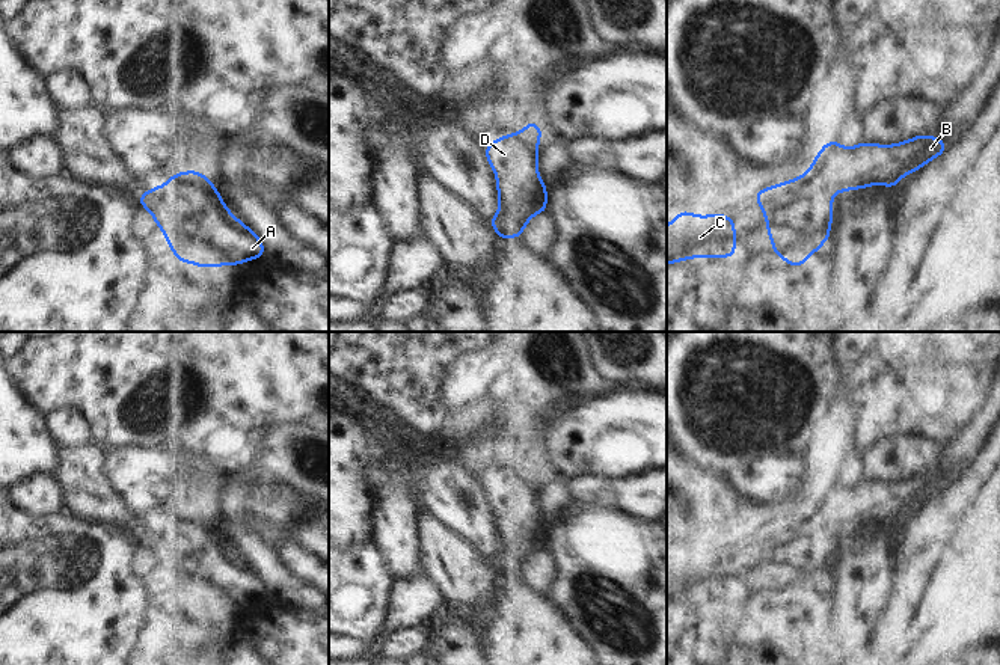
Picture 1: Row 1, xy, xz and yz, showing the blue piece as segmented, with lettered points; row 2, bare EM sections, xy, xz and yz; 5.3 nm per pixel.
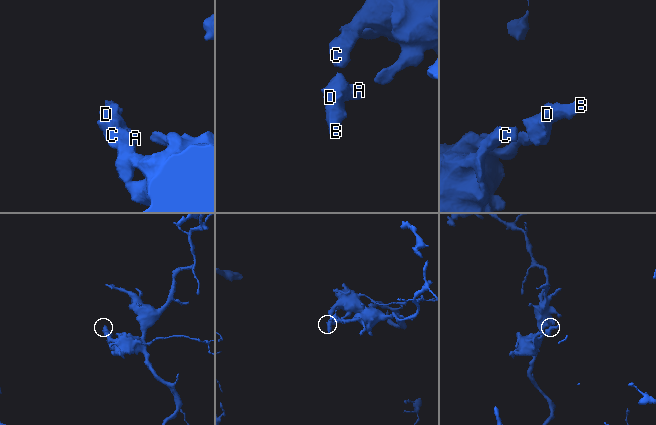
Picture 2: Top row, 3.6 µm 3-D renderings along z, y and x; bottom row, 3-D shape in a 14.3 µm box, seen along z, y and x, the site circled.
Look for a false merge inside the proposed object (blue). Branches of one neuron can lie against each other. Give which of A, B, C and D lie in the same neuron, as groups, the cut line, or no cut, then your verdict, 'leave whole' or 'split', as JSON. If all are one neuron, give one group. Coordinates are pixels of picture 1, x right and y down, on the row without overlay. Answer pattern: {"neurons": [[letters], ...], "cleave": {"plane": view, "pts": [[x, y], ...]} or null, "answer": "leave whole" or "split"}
{"neurons": [["A", "B", "C", "D"]], "cleave": null, "answer": "leave whole"}

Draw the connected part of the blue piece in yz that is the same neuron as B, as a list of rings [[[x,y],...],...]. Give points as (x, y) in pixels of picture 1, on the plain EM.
[[[931,472],[890,483],[861,478],[849,486],[830,477],[804,513],[756,528],[774,591],[793,608],[805,602],[831,573],[836,531],[875,522],[893,526],[947,486]]]

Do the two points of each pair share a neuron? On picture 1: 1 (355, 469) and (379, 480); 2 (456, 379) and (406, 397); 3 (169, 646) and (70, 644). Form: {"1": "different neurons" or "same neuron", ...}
{"1": "different neurons", "2": "different neurons", "3": "different neurons"}

